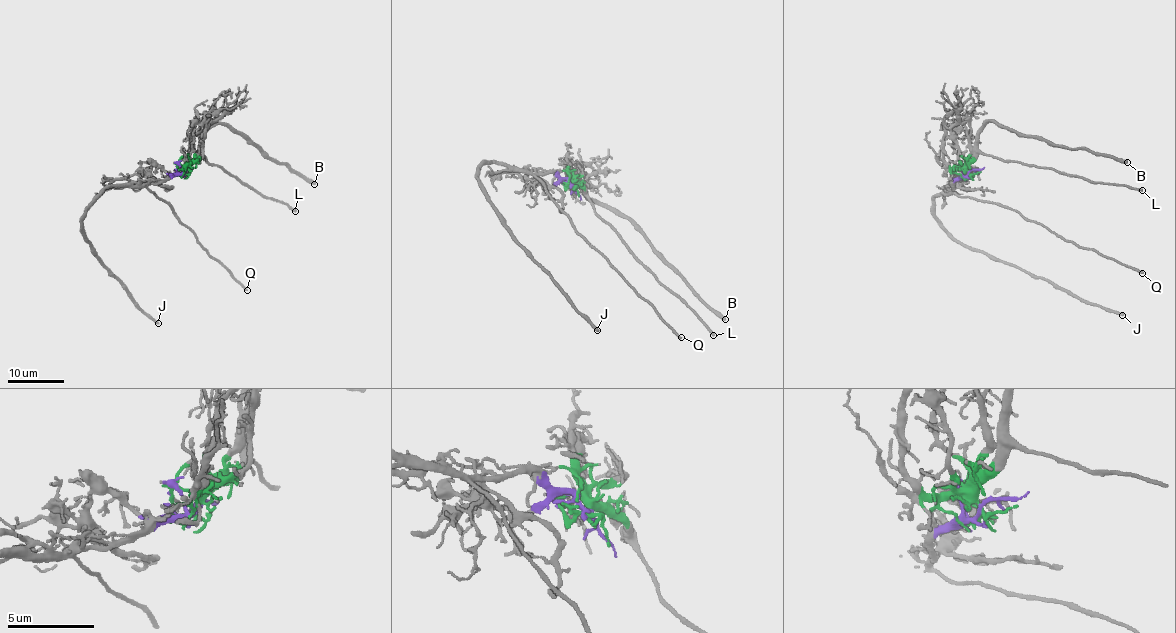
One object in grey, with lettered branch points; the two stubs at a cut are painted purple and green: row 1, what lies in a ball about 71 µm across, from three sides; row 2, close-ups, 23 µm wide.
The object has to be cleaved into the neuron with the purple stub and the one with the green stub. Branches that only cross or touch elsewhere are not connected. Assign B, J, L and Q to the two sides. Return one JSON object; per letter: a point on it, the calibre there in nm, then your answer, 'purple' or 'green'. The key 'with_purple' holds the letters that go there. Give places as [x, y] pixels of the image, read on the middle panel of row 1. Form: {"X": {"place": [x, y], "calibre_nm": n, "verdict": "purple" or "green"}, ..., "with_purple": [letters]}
{"B": {"place": [725, 319], "calibre_nm": 360, "verdict": "green"}, "J": {"place": [597, 330], "calibre_nm": 280, "verdict": "purple"}, "L": {"place": [713, 335], "calibre_nm": 240, "verdict": "green"}, "Q": {"place": [681, 337], "calibre_nm": 180, "verdict": "purple"}, "with_purple": ["J", "Q"]}

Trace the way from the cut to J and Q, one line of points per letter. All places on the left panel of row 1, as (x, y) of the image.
J: (185, 171), (167, 180), (107, 187), (89, 208), (81, 228), (99, 260), (117, 278), (135, 307), (158, 324)
Q: (185, 171), (152, 181), (147, 187), (169, 205), (210, 256), (219, 260), (247, 290)

